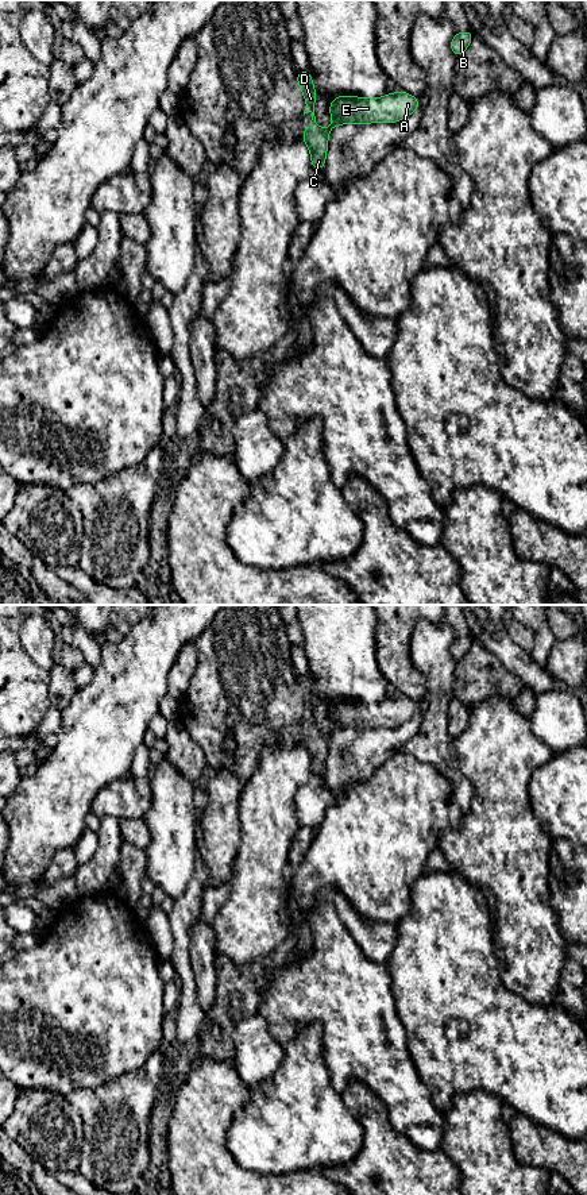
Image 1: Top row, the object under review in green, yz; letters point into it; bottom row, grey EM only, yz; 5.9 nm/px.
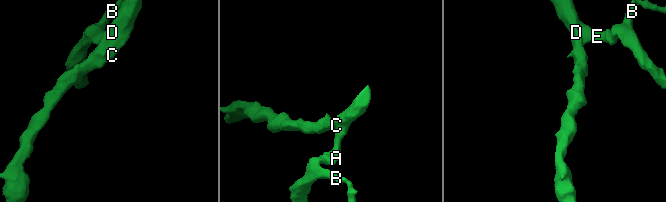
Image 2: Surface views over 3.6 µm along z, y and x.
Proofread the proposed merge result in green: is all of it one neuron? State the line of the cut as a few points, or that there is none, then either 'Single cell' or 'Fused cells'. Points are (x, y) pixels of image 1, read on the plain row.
No split. Single cell

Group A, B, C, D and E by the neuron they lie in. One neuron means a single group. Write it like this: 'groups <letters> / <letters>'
groups A B C D E

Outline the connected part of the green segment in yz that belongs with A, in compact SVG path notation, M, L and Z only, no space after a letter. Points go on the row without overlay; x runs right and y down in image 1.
M297 675L297 689L306 706L304 720L312 718L310 731L305 733L301 744L310 755L312 772L320 775L325 774L328 740L337 731L345 728L397 728L420 713L418 703L403 695L386 698L381 703L336 701L329 710L329 720L333 726L327 733L320 735L314 721L317 695L313 693L312 678Z

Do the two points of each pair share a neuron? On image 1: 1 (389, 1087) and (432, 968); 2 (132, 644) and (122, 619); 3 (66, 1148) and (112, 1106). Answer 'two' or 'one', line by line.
1: two
2: two
3: two

